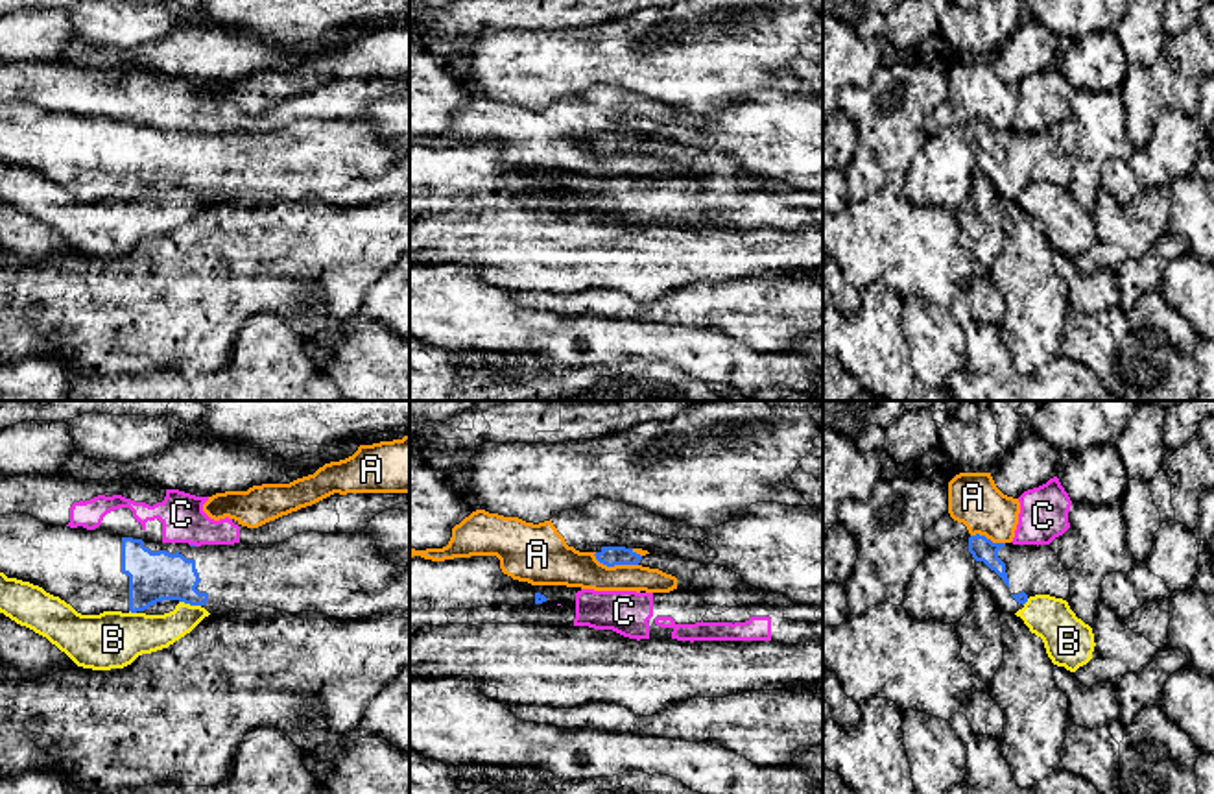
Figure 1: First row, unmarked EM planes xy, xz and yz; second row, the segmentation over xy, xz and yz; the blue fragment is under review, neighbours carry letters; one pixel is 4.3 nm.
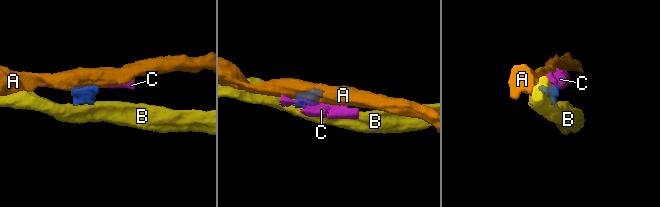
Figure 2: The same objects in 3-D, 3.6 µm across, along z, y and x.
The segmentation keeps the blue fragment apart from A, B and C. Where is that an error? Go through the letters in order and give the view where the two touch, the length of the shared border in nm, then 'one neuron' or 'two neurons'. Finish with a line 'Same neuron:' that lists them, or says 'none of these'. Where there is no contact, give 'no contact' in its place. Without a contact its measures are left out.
A: xz | 200 nm | two neurons
B: xy | 100 nm | two neurons
C: xy | 30 nm | two neurons
Same neuron: none of these

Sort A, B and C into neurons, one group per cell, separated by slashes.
A / B / C

